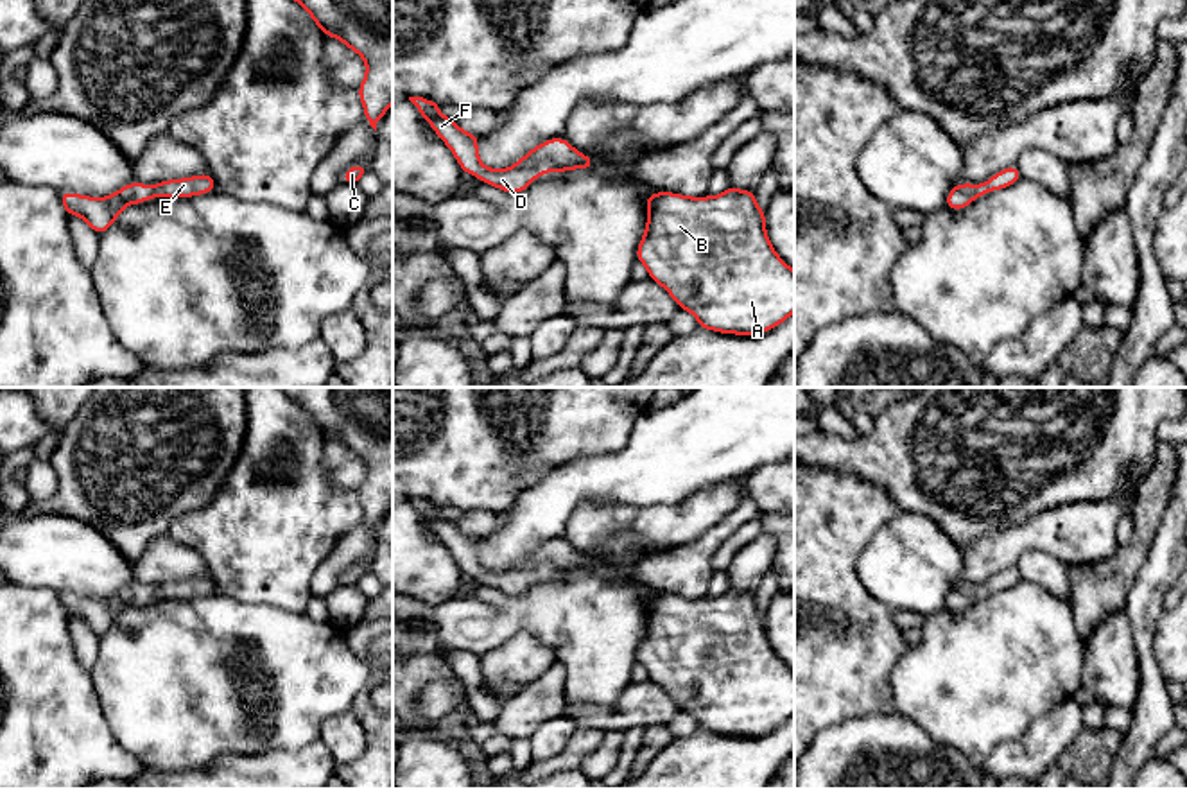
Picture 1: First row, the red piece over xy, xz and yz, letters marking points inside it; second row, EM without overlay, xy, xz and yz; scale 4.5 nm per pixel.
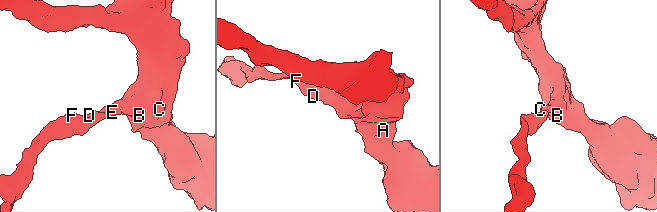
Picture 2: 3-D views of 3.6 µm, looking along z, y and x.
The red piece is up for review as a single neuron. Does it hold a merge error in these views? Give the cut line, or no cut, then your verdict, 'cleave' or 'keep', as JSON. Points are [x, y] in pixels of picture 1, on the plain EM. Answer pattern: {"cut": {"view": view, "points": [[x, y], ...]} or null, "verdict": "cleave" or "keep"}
{"cut": null, "verdict": "keep"}

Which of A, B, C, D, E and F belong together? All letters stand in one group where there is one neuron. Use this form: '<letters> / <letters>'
A B C D E F

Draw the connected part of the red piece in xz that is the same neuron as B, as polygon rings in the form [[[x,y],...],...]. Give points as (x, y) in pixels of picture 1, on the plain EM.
[[[728,588],[723,595],[715,599],[687,599],[672,594],[647,595],[647,615],[645,635],[637,649],[637,663],[647,669],[649,680],[660,685],[681,712],[687,712],[697,719],[699,730],[715,732],[721,735],[737,737],[758,737],[773,732],[776,726],[784,724],[794,714],[794,672],[776,656],[766,635],[766,613],[762,613],[755,601],[755,592],[737,592]]]

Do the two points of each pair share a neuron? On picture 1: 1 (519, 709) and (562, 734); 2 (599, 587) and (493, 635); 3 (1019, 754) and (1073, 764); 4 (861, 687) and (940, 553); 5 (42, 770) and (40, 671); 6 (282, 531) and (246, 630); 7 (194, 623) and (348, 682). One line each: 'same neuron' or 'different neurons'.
1: different neurons
2: same neuron
3: different neurons
4: different neurons
5: same neuron
6: different neurons
7: same neuron

